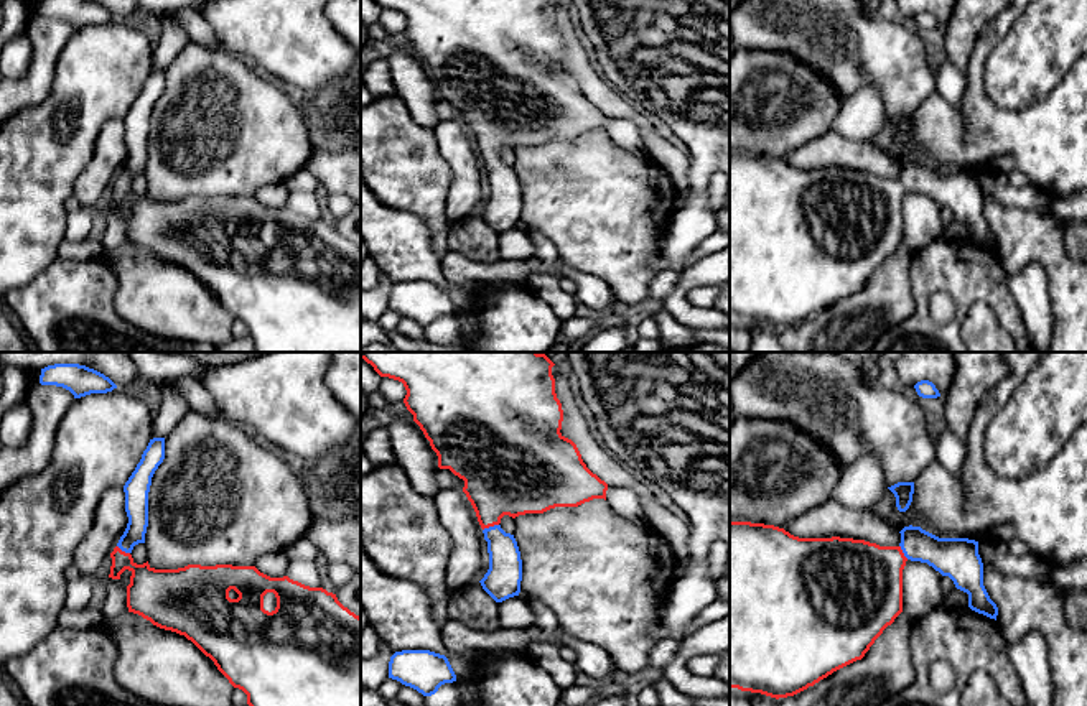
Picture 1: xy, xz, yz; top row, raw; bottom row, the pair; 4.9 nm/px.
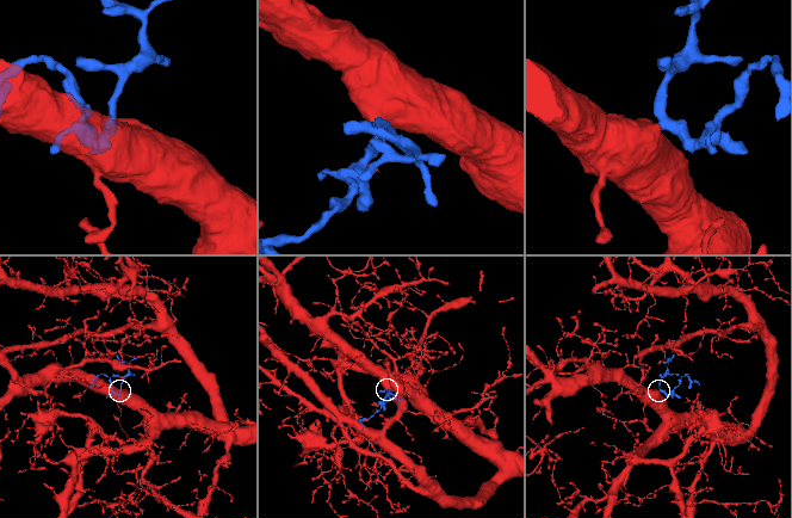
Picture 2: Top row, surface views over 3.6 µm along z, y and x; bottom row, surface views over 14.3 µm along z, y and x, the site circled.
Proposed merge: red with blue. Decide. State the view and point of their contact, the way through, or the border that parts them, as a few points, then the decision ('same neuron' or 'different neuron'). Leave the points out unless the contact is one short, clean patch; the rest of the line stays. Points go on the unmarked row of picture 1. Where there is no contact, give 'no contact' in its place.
xz (489, 157) | across xz (503, 107), (491, 129), (489, 157), (504, 185), (504, 204) | same neuron

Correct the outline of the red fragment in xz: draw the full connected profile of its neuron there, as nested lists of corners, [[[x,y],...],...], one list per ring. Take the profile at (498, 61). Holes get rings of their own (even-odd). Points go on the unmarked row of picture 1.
[[[552,0],[374,2],[404,15],[404,35],[436,84],[438,99],[464,112],[463,123],[488,173],[489,201],[479,212],[483,221],[496,234],[519,227],[520,183],[514,166],[501,160],[501,150],[606,132],[608,122],[608,115],[586,99],[576,76],[560,64],[563,41]]]

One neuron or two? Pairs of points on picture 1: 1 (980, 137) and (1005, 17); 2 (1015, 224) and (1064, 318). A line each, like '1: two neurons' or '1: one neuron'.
1: one neuron
2: one neuron

